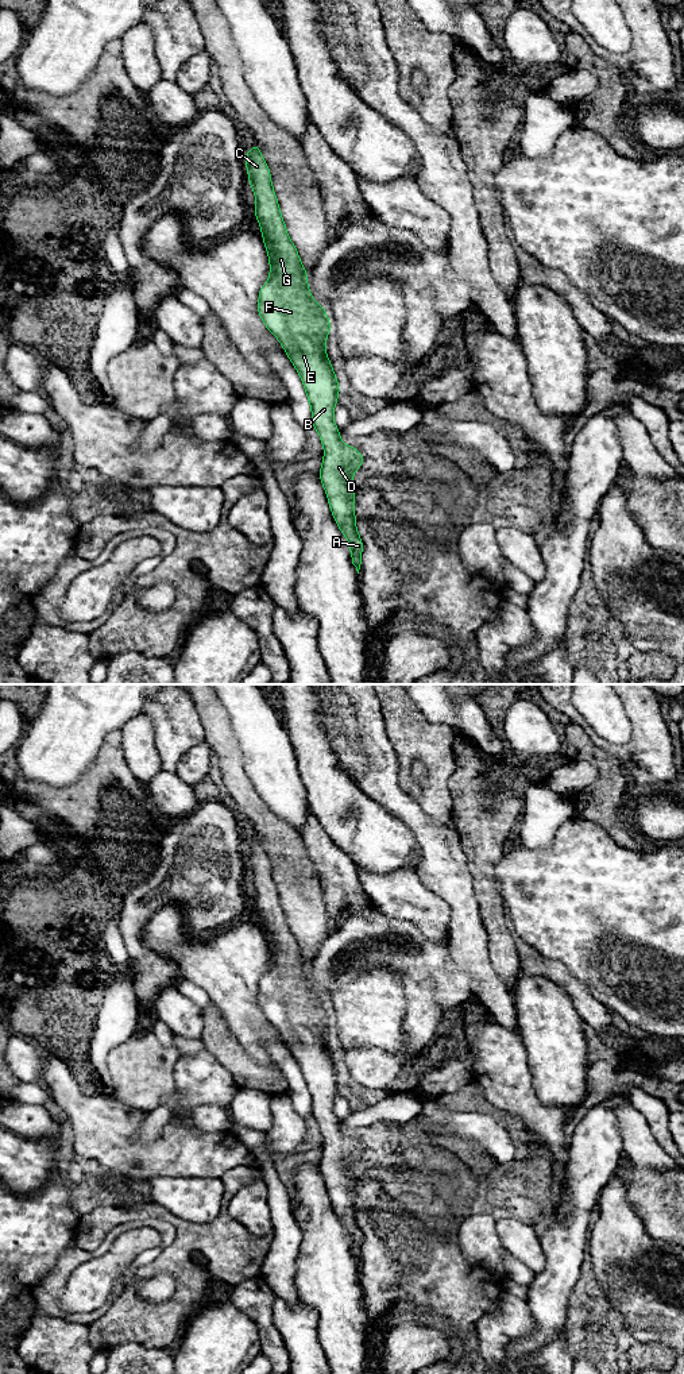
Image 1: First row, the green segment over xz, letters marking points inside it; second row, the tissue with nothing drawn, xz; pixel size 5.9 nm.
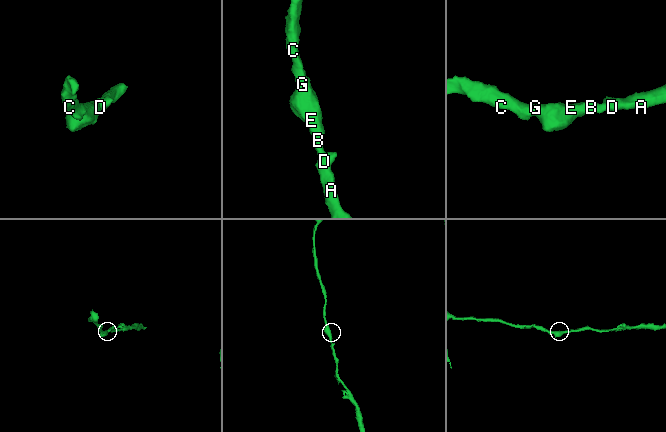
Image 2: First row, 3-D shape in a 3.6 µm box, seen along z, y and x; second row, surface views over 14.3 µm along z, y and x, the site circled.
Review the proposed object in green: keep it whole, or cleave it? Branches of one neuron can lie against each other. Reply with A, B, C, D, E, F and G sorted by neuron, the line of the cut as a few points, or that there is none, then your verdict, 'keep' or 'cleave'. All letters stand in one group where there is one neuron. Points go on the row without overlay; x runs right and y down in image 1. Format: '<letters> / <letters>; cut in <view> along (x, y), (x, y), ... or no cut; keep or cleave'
A B C D E F G; no cut; keep

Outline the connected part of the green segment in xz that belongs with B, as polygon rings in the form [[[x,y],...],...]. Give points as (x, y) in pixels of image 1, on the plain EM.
[[[256,834],[246,845],[246,858],[256,889],[252,902],[262,919],[270,952],[270,969],[259,981],[258,1003],[302,1070],[312,1097],[312,1116],[324,1136],[320,1170],[359,1265],[363,1232],[356,1221],[356,1178],[352,1166],[366,1150],[359,1141],[343,1135],[333,1112],[340,1078],[326,1049],[325,1031],[331,1024],[331,1014],[326,1001],[310,987],[308,962],[287,926],[270,860]]]

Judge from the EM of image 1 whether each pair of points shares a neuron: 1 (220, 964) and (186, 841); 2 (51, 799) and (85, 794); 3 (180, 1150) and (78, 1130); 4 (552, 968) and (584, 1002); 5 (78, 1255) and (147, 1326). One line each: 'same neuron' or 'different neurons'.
1: different neurons
2: same neuron
3: same neuron
4: same neuron
5: different neurons

